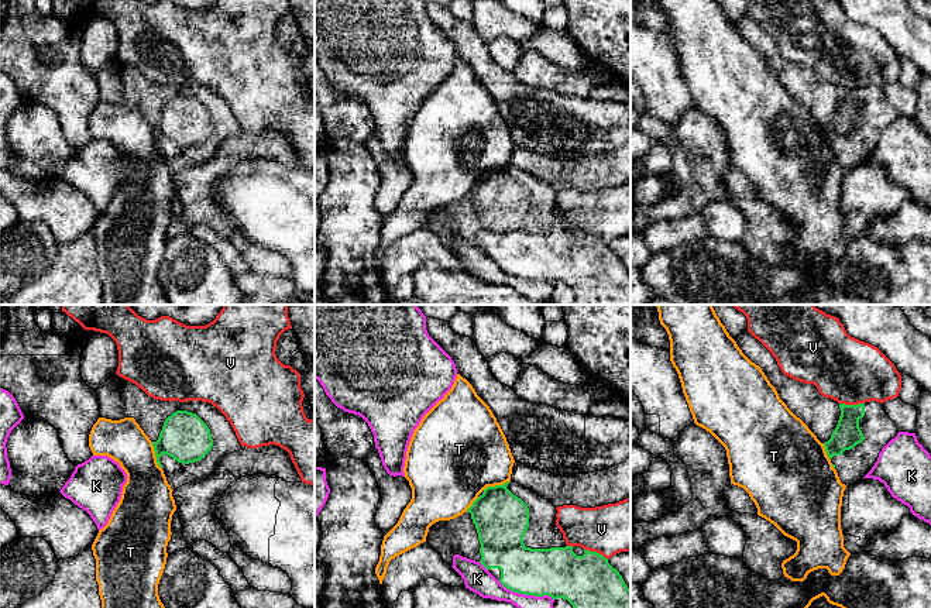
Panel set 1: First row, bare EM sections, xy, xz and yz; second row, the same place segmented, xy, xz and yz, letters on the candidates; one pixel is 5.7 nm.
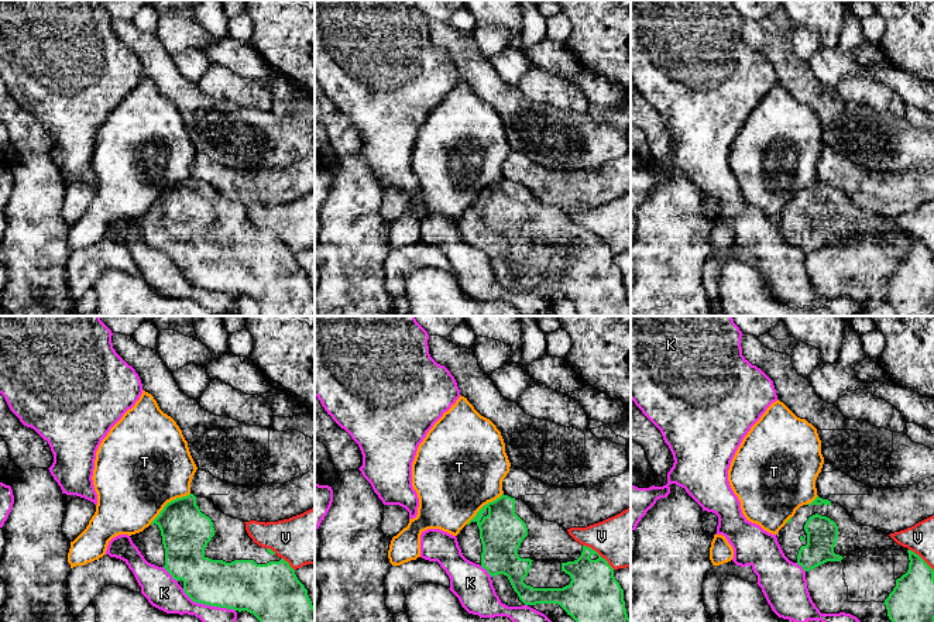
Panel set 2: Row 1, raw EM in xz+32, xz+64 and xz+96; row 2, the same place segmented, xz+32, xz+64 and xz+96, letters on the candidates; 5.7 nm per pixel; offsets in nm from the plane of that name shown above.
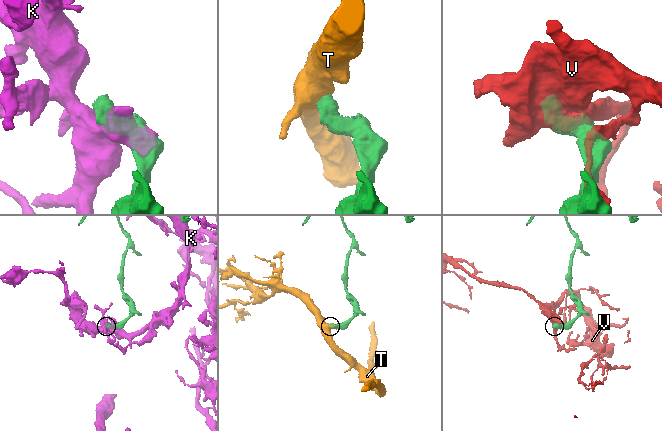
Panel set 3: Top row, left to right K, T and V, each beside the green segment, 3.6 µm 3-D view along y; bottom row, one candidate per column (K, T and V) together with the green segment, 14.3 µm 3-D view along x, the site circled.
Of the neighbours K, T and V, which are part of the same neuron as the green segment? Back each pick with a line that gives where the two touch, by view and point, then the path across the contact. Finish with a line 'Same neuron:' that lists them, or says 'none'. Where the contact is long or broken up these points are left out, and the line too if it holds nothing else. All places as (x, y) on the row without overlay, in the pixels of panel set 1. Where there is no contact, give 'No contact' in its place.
Same neuron: none

